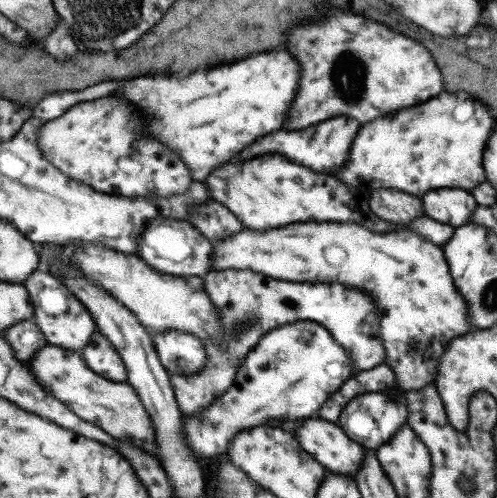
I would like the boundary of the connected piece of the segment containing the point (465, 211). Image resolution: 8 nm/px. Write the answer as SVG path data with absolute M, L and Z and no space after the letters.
M443 188L443 190L431 190L423 194L421 206L425 216L454 229L467 224L477 204L468 191Z

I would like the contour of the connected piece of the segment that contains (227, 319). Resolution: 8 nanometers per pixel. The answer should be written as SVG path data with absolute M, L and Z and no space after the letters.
M213 270L204 277L204 280L206 292L211 296L211 302L215 304L221 316L219 328L223 330L223 335L219 335L221 338L219 341L215 341L213 337L203 340L207 356L209 356L205 369L191 375L173 374L171 376L179 407L185 416L198 416L206 412L215 400L226 395L226 392L236 384L237 374L242 364L246 362L247 355L254 350L263 336L271 330L297 322L297 320L311 320L311 322L324 325L330 331L330 335L347 351L347 355L351 357L351 365L357 370L364 371L383 362L385 352L383 352L383 346L381 346L383 342L379 336L379 324L377 324L379 318L375 314L375 304L371 296L363 290L355 290L339 282L307 282L307 284L279 282L274 277L252 270Z

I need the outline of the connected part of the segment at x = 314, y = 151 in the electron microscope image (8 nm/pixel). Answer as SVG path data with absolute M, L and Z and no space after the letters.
M339 116L335 120L315 124L315 128L307 128L301 132L275 132L275 134L267 136L265 140L261 140L259 144L251 144L251 148L245 148L243 156L239 156L239 162L251 162L265 154L281 154L295 164L311 168L313 172L335 174L333 168L341 168L350 156L351 140L353 140L355 132L359 132L357 128L359 128L357 120L347 120L347 118Z

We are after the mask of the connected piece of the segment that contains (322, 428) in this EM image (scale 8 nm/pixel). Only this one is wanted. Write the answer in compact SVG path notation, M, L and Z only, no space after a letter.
M312 416L302 419L295 433L298 442L330 473L353 476L362 465L364 449L351 441L341 428Z

